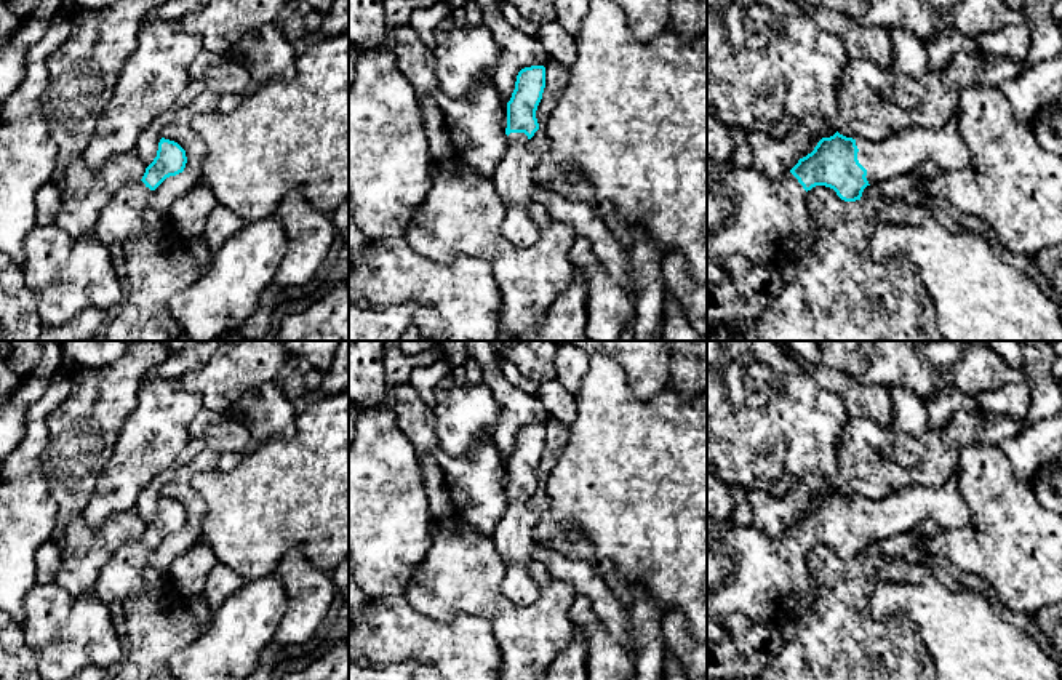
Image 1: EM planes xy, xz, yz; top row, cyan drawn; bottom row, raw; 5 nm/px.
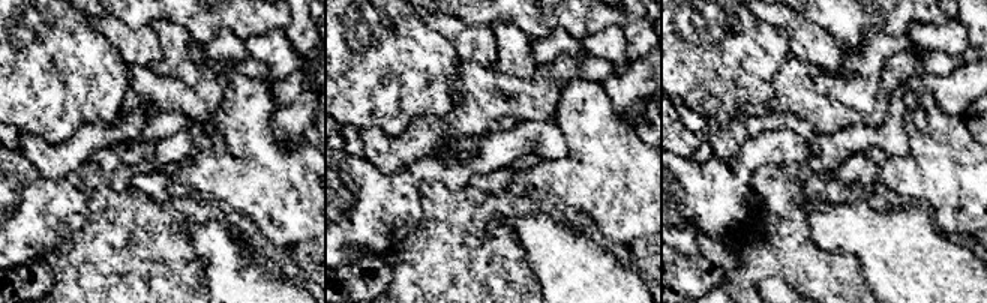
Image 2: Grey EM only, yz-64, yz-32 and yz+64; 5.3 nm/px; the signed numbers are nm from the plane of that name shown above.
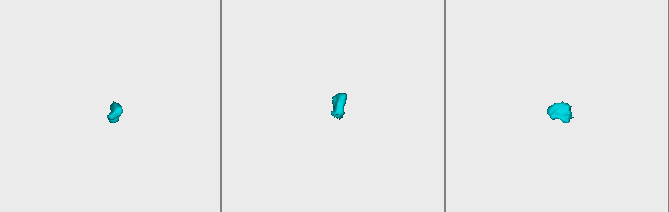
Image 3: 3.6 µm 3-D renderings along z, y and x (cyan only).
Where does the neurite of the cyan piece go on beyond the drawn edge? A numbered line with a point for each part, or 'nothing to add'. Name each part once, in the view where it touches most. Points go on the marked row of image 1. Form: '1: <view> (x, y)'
1: yz (906, 151)
2: yz (762, 218)

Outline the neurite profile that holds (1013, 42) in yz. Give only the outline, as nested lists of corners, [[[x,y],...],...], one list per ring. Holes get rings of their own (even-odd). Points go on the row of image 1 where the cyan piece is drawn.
[[[1027,22],[1012,24],[996,32],[984,32],[976,38],[979,51],[988,56],[1008,58],[1027,66],[1030,32]]]

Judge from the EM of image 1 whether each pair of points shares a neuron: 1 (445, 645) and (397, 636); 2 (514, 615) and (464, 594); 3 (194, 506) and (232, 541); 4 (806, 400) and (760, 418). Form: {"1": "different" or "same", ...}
{"1": "same", "2": "same", "3": "different", "4": "same"}

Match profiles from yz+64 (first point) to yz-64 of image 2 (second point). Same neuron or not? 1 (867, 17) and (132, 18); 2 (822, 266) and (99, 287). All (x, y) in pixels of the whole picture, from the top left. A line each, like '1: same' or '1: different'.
1: same
2: same

